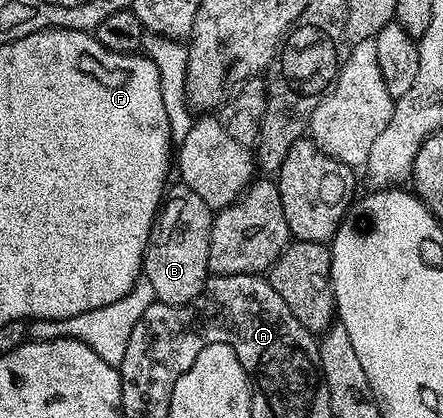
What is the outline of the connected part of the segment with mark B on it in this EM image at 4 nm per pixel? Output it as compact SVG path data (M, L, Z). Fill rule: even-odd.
M177 182L168 189L168 199L158 211L157 221L145 247L143 278L151 282L157 300L162 304L191 304L209 279L209 251L214 209L199 198L186 184Z

